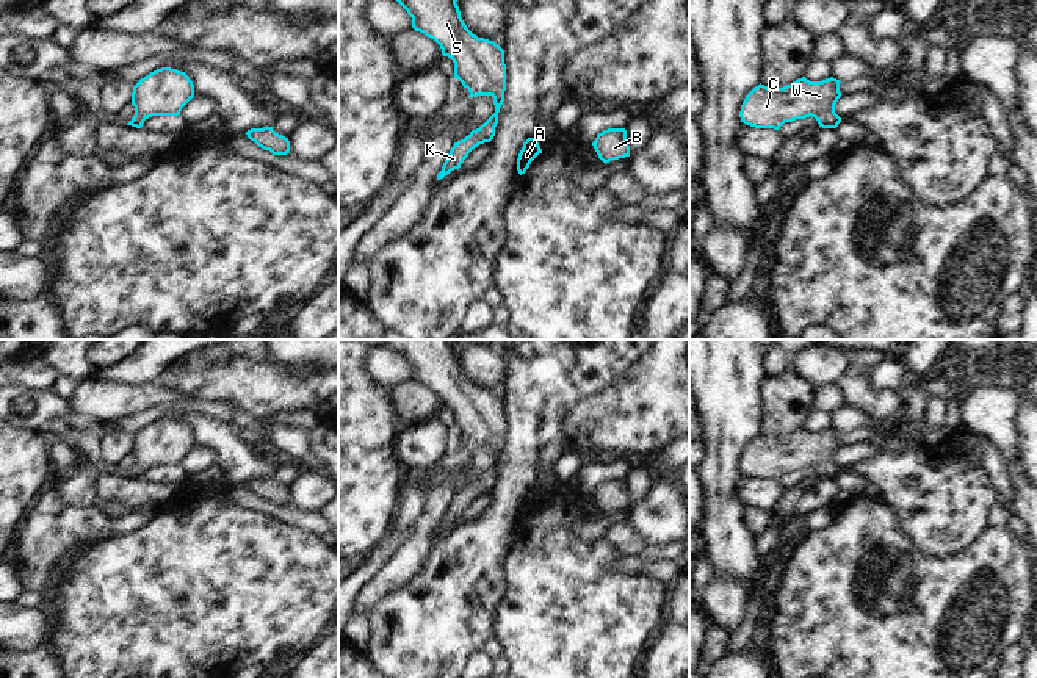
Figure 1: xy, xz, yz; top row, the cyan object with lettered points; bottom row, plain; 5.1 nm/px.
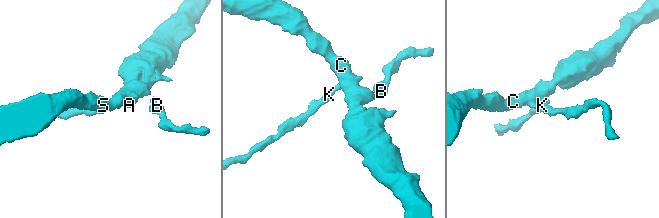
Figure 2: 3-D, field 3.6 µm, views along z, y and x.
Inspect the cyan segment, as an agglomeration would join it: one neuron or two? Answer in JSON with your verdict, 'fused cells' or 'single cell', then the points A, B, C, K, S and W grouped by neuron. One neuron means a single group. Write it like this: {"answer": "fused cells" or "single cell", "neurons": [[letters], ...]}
{"answer": "single cell", "neurons": [["A", "B", "C", "K", "S", "W"]]}

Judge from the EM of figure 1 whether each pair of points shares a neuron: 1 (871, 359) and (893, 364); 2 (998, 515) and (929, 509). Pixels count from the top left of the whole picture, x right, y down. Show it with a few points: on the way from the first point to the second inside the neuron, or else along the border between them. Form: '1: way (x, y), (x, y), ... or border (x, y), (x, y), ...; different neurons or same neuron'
1: border (885, 357), (873, 368), (871, 384), (896, 392); different neurons
2: border (997, 501), (989, 512), (989, 525); different neurons

